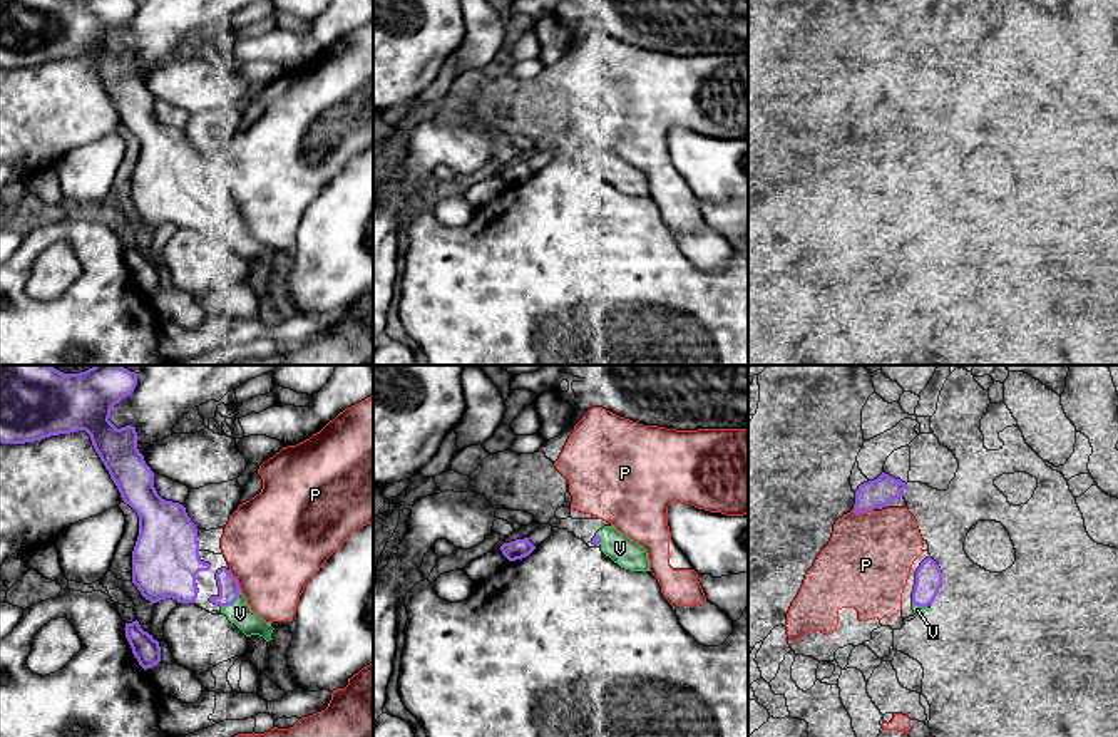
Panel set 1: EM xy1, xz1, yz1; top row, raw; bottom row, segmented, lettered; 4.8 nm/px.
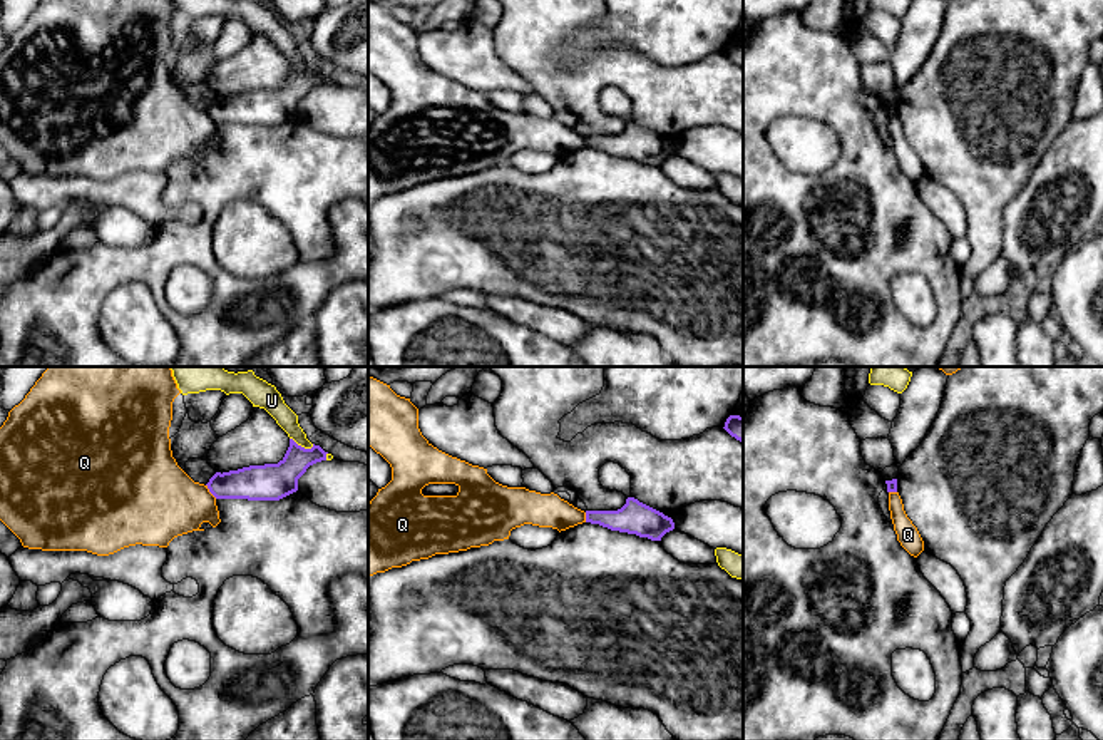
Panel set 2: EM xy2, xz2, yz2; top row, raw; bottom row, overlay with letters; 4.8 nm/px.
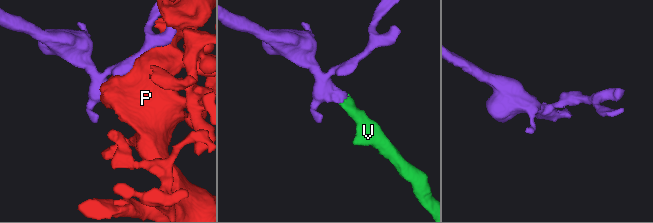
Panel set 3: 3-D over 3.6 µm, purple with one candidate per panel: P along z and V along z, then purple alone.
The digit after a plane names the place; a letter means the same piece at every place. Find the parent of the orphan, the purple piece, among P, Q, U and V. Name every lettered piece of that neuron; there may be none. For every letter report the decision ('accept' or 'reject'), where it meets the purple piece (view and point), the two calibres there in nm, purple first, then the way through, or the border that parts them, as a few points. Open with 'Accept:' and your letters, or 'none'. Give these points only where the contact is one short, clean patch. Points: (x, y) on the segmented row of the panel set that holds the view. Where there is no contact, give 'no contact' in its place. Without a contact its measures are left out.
Accept: V
P: reject; meets purple in xy1 at (236, 580); 100 nm thick on the purple side, 480 nm on the other
Q: reject; meets purple in xy2 at (210, 491); 180 nm thick on the purple side, 380 nm on the other; border along xy2 (206, 484), (216, 498)
U: reject; meets purple in xy2 at (300, 446); 180 nm thick on the purple side, 100 nm on the other
V: accept; meets purple in xy1 at (233, 602); 100 nm thick on the purple side, 120 nm on the other

